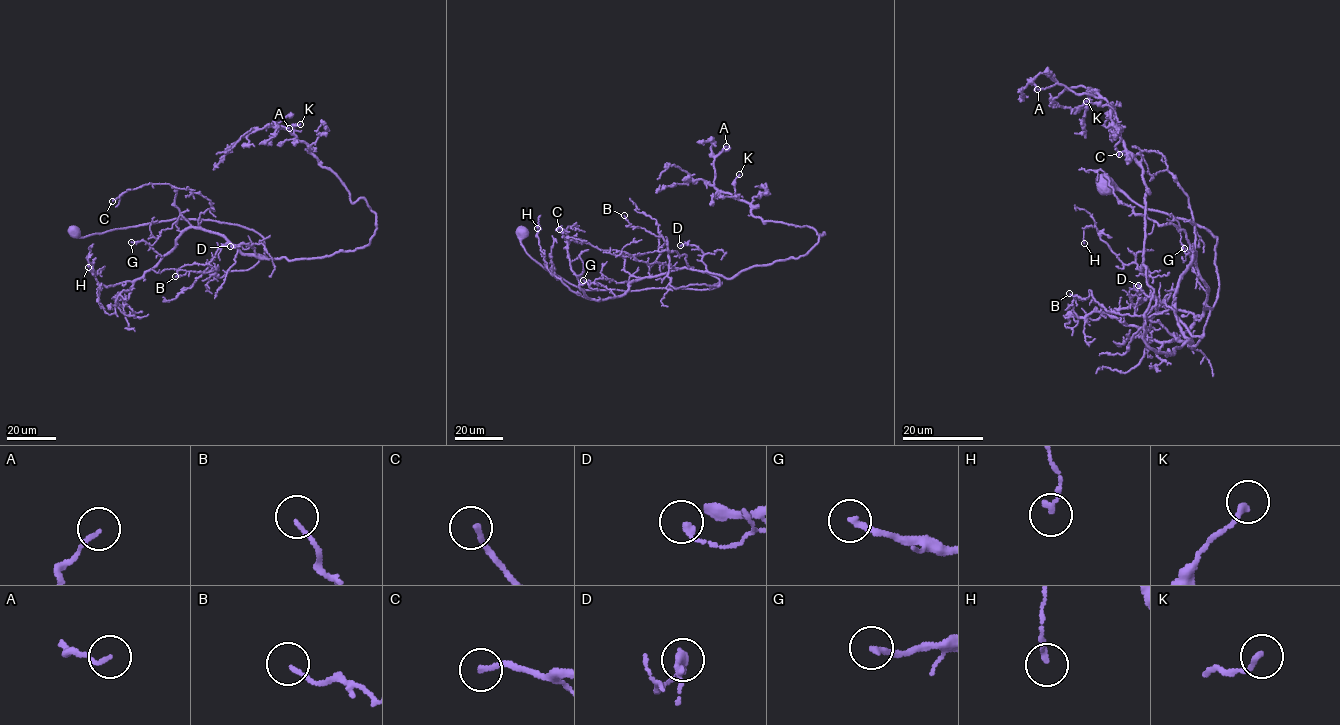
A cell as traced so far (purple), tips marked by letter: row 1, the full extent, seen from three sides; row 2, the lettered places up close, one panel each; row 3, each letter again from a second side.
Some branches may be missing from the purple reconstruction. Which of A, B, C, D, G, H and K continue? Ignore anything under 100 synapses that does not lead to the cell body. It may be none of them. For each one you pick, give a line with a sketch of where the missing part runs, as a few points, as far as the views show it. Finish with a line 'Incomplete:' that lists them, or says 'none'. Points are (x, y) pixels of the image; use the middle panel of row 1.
Incomplete: none

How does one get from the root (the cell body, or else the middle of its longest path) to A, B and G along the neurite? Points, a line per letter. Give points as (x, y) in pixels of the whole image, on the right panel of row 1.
A: (1106, 184), (1217, 237), (1218, 298), (1174, 354), (1143, 339), (1146, 188), (1113, 109), (1037, 89)
B: (1106, 184), (1217, 237), (1218, 298), (1191, 348), (1143, 315), (1106, 310), (1091, 290), (1086, 298), (1069, 293)
G: (1106, 184), (1217, 237), (1218, 298), (1202, 335), (1176, 314), (1176, 289), (1194, 252), (1208, 290), (1184, 248)

